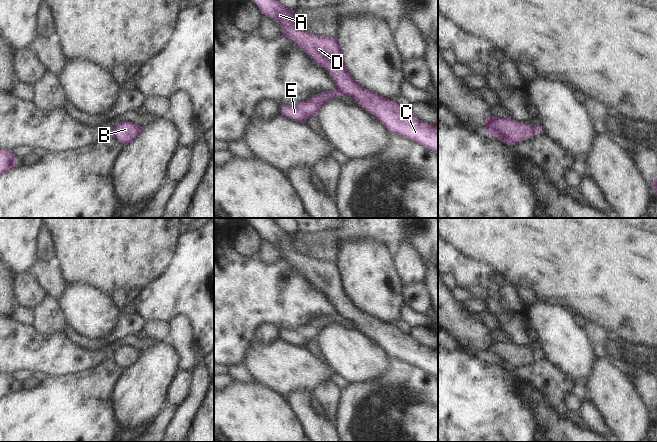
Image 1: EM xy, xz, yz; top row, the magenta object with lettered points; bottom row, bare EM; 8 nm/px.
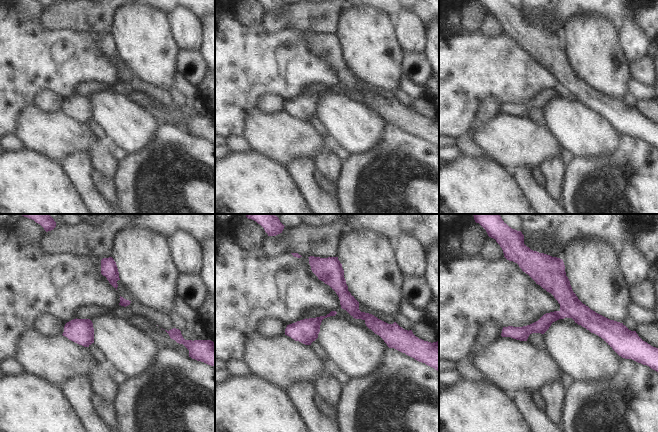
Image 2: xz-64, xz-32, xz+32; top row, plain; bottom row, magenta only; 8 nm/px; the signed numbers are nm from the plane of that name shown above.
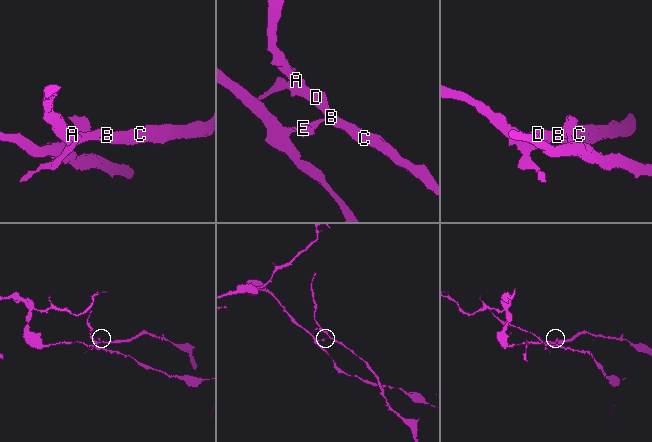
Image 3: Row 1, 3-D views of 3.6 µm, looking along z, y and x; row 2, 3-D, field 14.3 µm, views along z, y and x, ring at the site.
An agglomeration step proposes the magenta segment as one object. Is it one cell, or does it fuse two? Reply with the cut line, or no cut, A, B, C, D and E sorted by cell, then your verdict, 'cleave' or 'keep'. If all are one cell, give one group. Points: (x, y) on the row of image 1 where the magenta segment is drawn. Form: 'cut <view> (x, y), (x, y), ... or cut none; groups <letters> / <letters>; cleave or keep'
cut xz (337, 88), (342, 95); groups A B C D / E; cleave

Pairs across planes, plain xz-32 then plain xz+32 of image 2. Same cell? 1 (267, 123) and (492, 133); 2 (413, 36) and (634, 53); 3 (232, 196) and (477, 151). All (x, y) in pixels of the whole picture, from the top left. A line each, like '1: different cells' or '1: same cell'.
1: same cell
2: same cell
3: different cells

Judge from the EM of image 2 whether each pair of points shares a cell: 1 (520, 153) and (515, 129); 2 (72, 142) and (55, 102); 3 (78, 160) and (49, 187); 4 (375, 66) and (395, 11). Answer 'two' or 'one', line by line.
1: one
2: two
3: two
4: two

